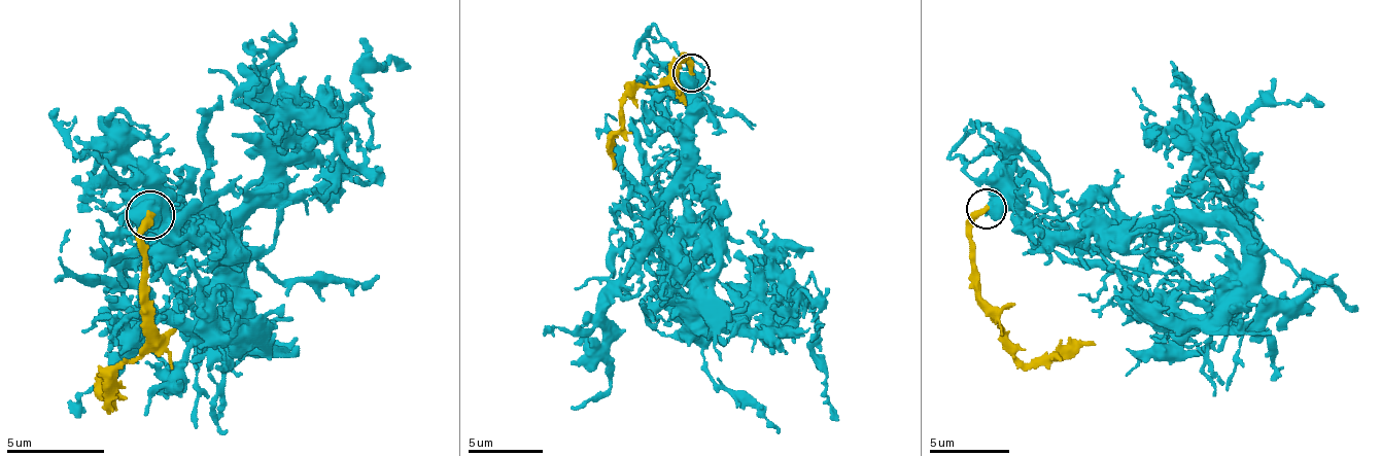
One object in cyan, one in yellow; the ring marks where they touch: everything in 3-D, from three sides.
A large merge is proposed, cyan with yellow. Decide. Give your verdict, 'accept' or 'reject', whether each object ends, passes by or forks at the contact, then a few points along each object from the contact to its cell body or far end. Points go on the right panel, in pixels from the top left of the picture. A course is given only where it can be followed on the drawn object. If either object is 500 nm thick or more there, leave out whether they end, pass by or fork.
reject | cyan via (988, 209), (1014, 210), (1049, 230), (1232, 223), (1230, 181), (1208, 138), (1261, 107), (1321, 104) | yellow via (988, 209), (972, 221), (975, 305), (998, 324), (1009, 352), (1028, 363), (1051, 364), (1066, 352), (1097, 344)

